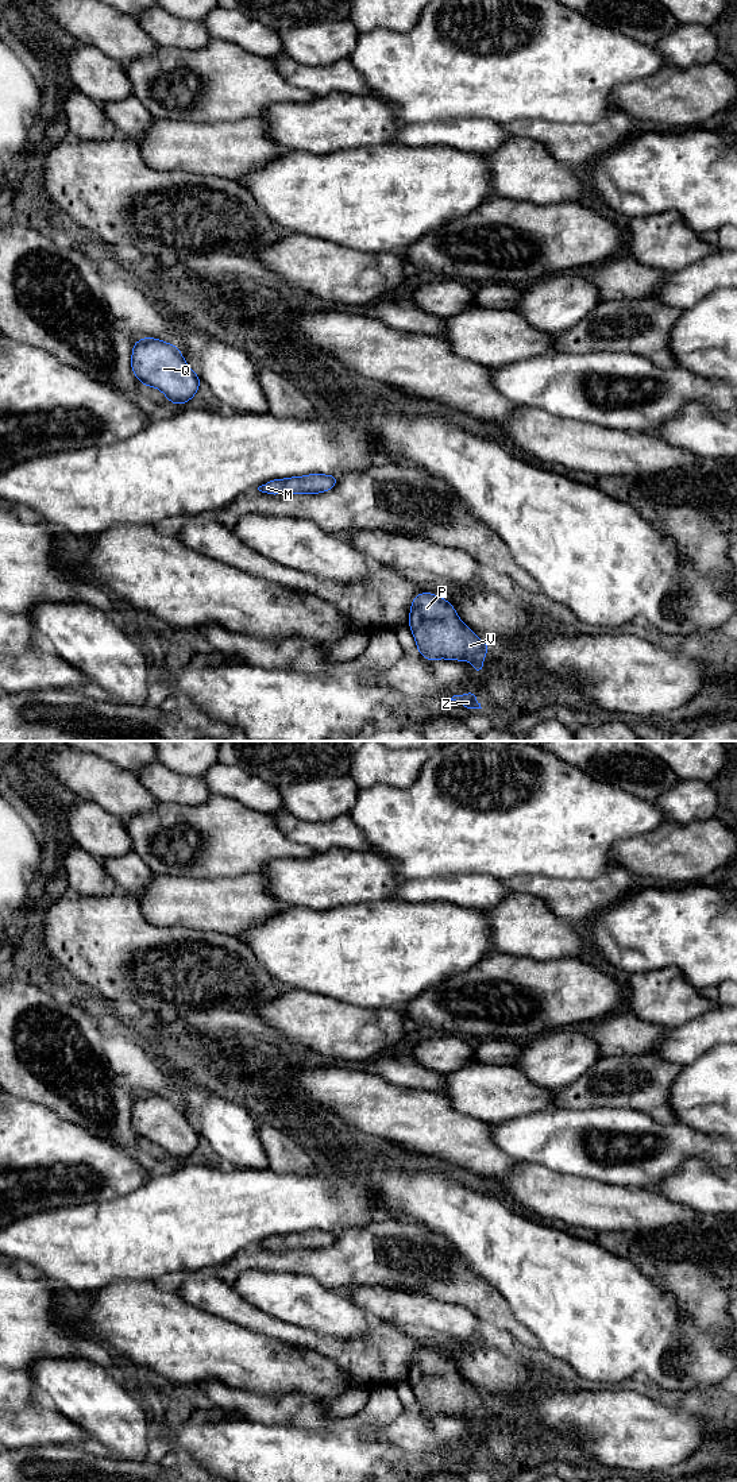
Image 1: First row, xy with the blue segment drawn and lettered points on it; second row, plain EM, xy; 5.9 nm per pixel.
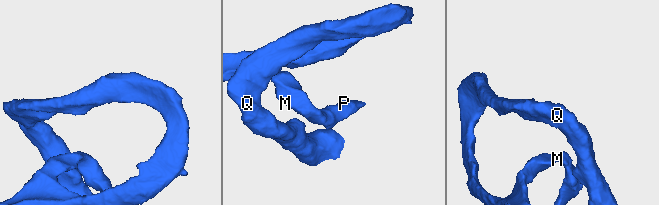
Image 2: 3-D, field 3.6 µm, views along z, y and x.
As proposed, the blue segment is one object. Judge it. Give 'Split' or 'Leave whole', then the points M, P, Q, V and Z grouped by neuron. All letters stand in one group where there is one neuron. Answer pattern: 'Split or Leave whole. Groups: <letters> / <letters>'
Leave whole. Groups: M P Q V Z

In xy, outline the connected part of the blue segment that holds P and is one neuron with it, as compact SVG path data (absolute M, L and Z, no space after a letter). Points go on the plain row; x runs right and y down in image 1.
M432 1348L417 1350L410 1362L409 1383L417 1398L417 1408L425 1416L468 1416L474 1420L474 1428L482 1429L490 1402L463 1379L445 1354Z

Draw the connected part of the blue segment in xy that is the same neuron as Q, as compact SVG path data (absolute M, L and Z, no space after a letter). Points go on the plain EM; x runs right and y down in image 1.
M155 1093L134 1099L131 1123L144 1143L159 1145L170 1158L192 1157L200 1143L198 1131L188 1122L178 1101Z

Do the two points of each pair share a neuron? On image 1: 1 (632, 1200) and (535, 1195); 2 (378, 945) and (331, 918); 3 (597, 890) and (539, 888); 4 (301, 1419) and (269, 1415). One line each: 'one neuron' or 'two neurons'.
1: one neuron
2: one neuron
3: one neuron
4: one neuron

